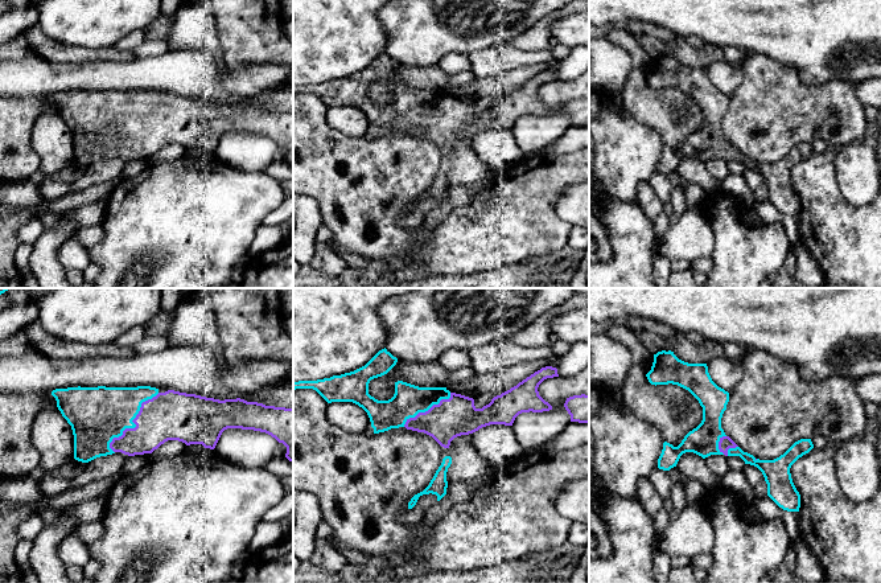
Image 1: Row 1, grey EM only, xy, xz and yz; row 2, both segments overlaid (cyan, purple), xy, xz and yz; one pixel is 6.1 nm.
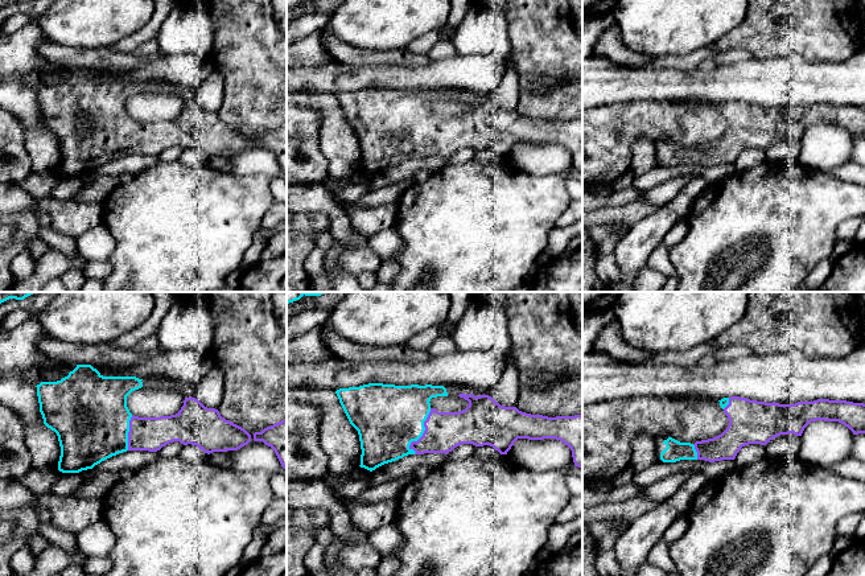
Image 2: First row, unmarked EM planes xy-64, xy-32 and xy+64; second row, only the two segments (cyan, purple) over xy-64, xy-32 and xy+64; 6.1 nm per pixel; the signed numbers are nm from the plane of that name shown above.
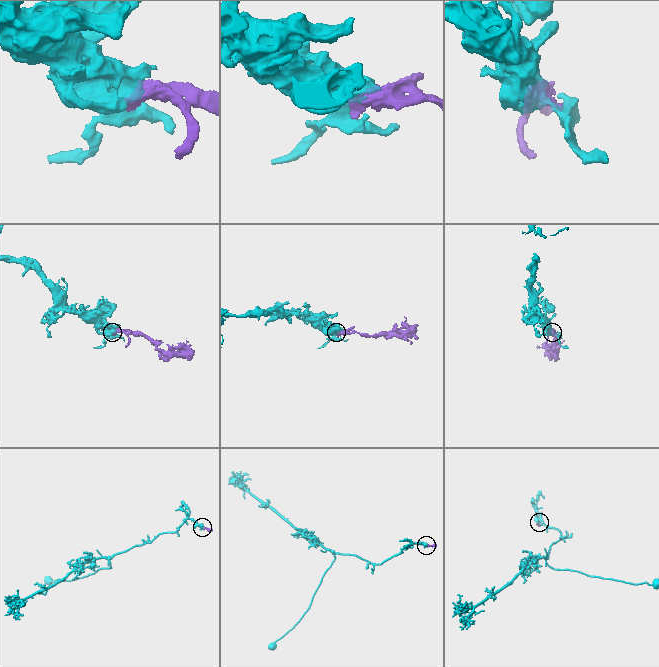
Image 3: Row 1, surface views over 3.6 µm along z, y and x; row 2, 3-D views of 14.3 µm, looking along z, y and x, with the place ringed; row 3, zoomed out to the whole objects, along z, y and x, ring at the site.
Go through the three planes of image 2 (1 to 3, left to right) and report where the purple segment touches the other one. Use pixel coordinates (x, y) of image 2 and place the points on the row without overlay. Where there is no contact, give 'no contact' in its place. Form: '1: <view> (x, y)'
1: xy-64 (128, 135)
2: xy-32 (423, 136)
3: xy+64 (696, 156)

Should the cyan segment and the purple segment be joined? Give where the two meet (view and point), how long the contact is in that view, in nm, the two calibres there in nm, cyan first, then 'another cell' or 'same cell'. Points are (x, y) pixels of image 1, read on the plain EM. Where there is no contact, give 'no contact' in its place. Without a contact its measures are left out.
contact xy (135, 128); length 460 nm; calibres 340 and 300 nm; same cell

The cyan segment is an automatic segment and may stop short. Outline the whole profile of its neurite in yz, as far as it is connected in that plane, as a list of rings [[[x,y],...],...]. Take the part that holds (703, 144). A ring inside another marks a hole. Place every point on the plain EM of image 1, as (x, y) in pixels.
[[[674,56],[654,58],[651,74],[646,78],[651,89],[678,89],[688,94],[703,111],[701,127],[689,135],[678,151],[664,145],[658,163],[658,172],[670,175],[680,160],[693,156],[703,163],[711,159],[740,160],[745,168],[757,171],[767,188],[767,200],[783,214],[799,215],[800,198],[796,194],[790,172],[814,148],[811,143],[795,145],[783,159],[774,164],[759,164],[744,156],[721,132],[721,122],[729,106],[729,97],[719,91],[708,77],[707,67],[688,67]]]

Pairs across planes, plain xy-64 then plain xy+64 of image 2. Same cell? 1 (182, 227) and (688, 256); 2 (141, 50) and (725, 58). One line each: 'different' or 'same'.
1: same
2: same

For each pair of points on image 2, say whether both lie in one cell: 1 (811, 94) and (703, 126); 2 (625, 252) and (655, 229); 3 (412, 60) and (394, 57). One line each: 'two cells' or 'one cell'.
1: two cells
2: one cell
3: one cell

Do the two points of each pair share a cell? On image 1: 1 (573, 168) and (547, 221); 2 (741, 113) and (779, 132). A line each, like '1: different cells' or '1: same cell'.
1: same cell
2: same cell

